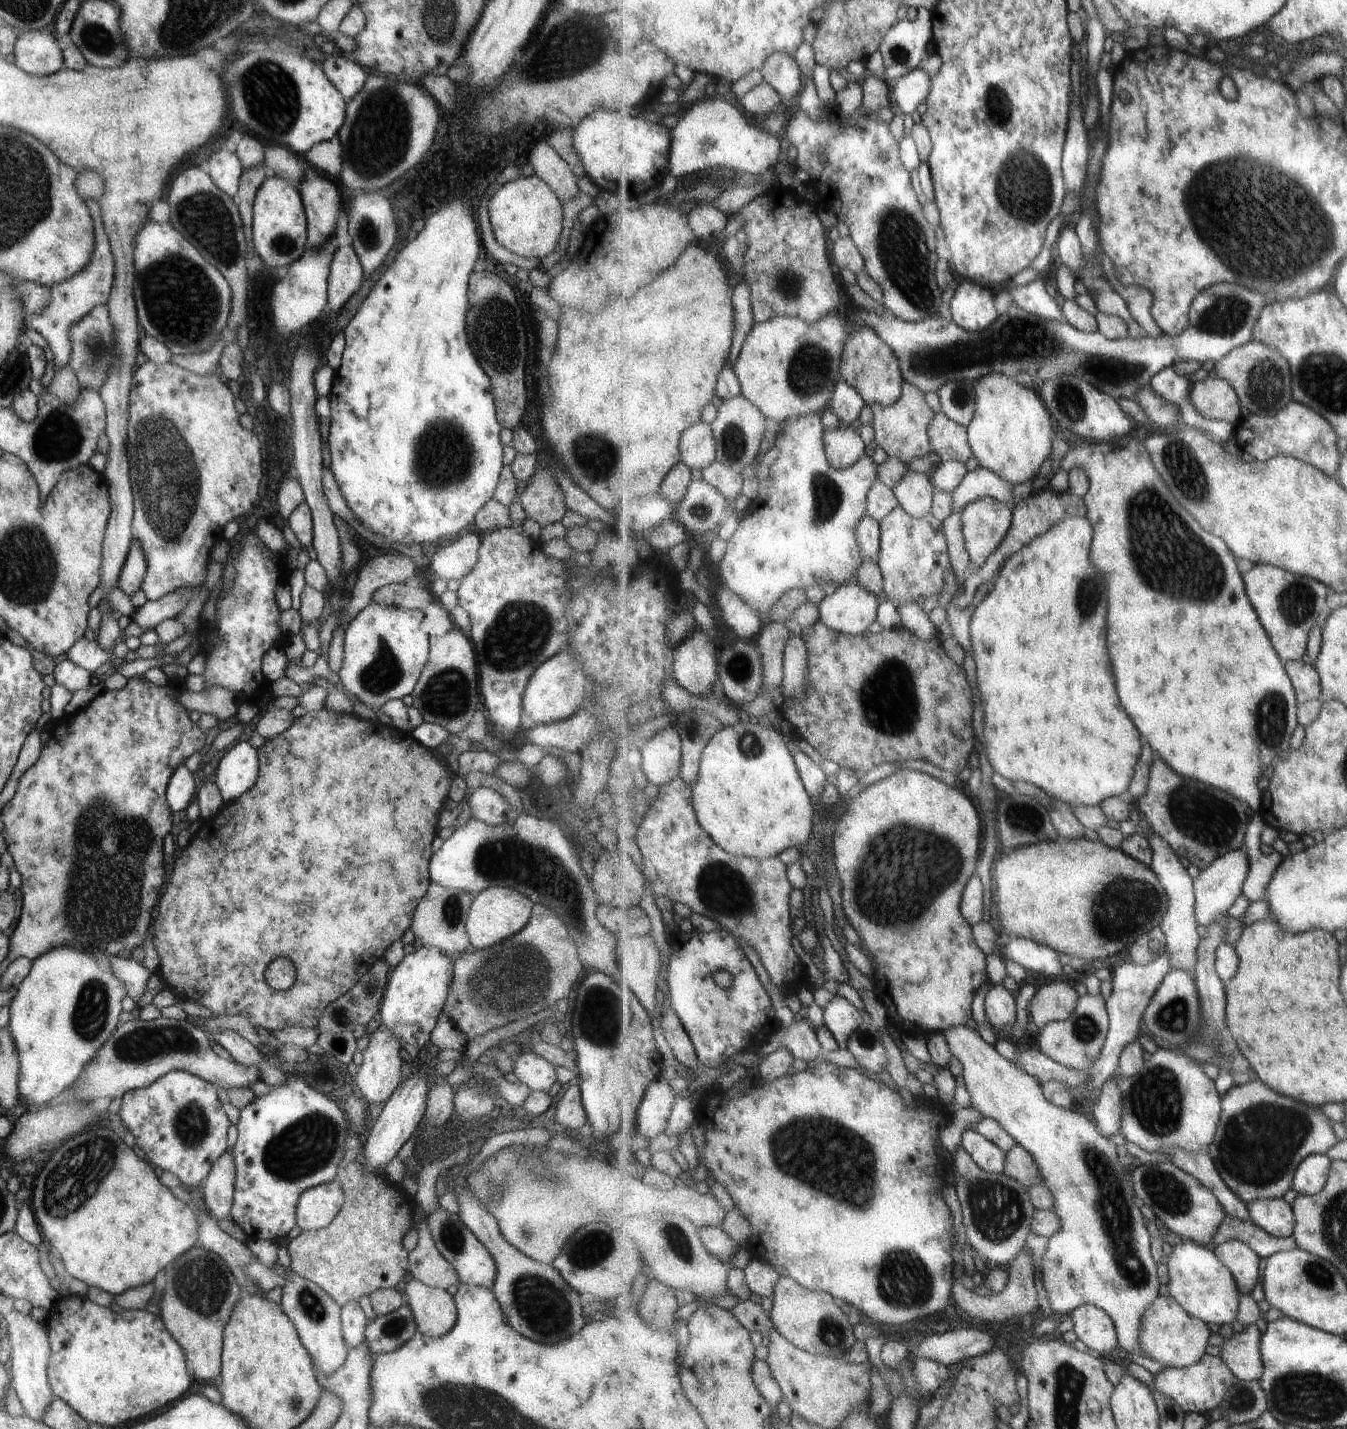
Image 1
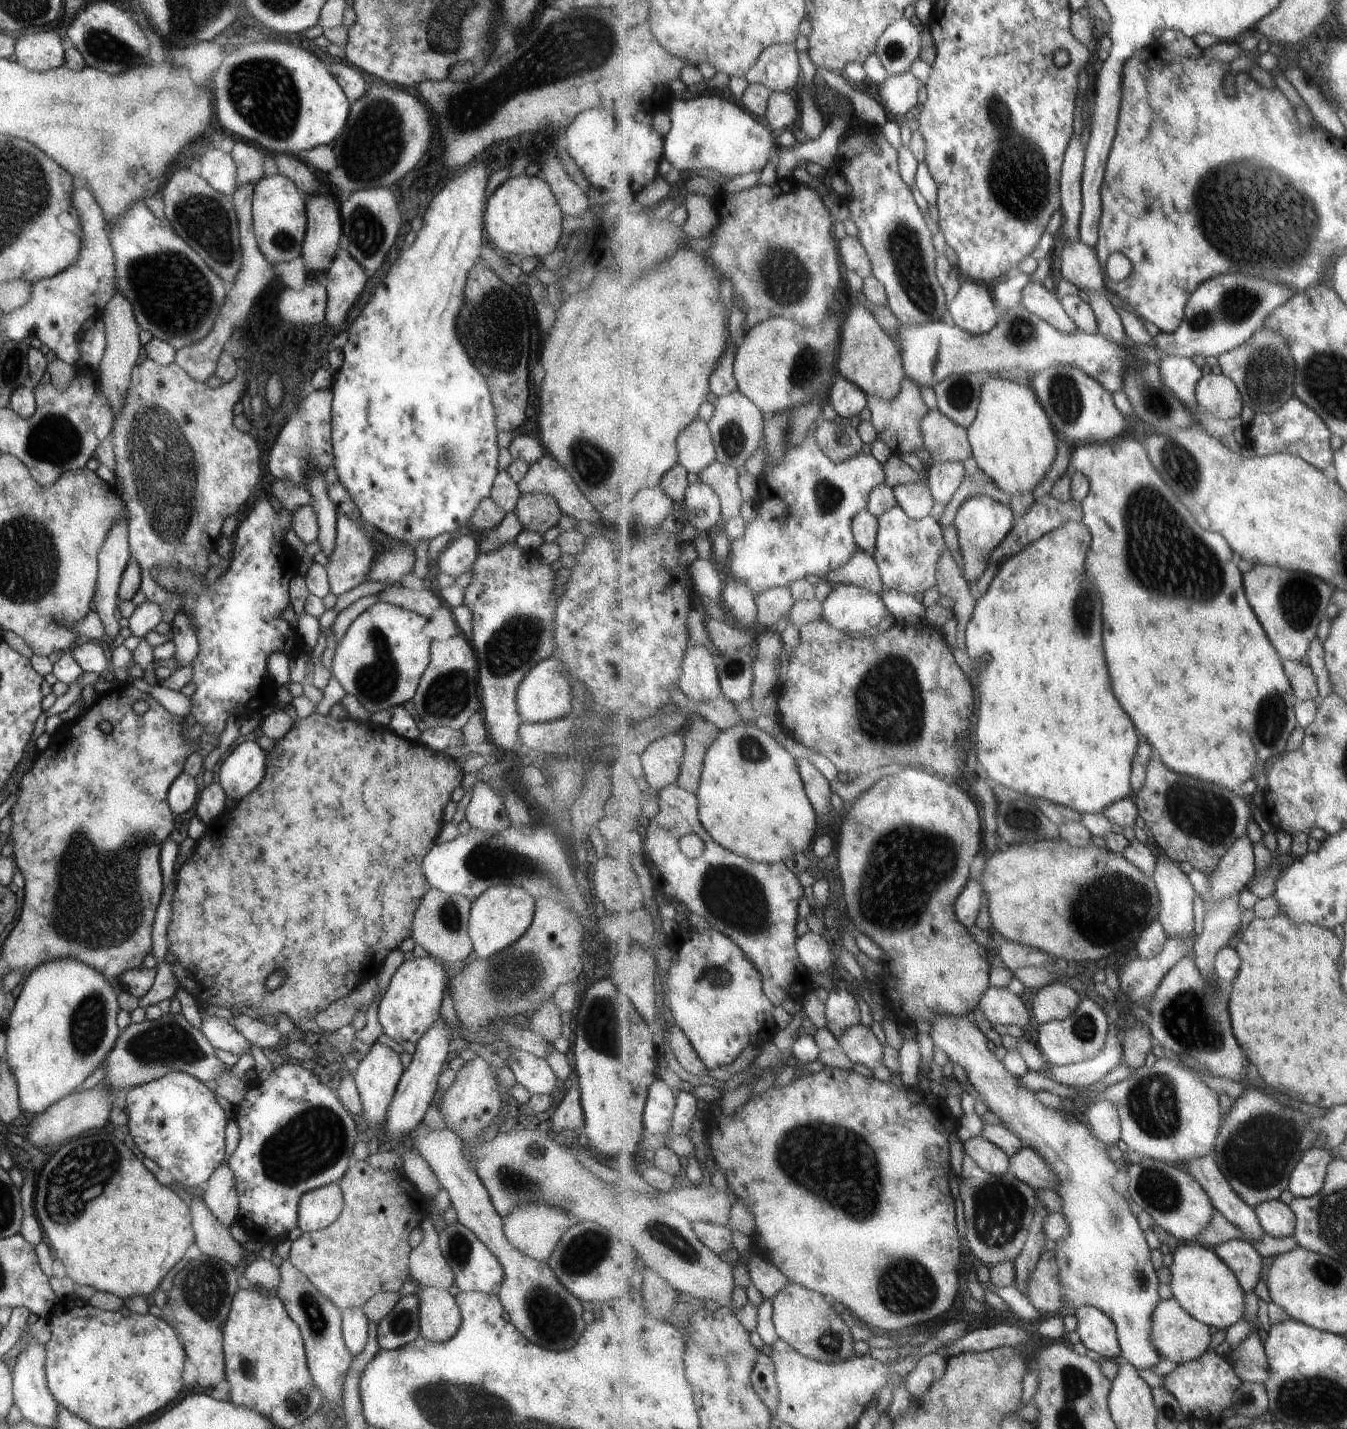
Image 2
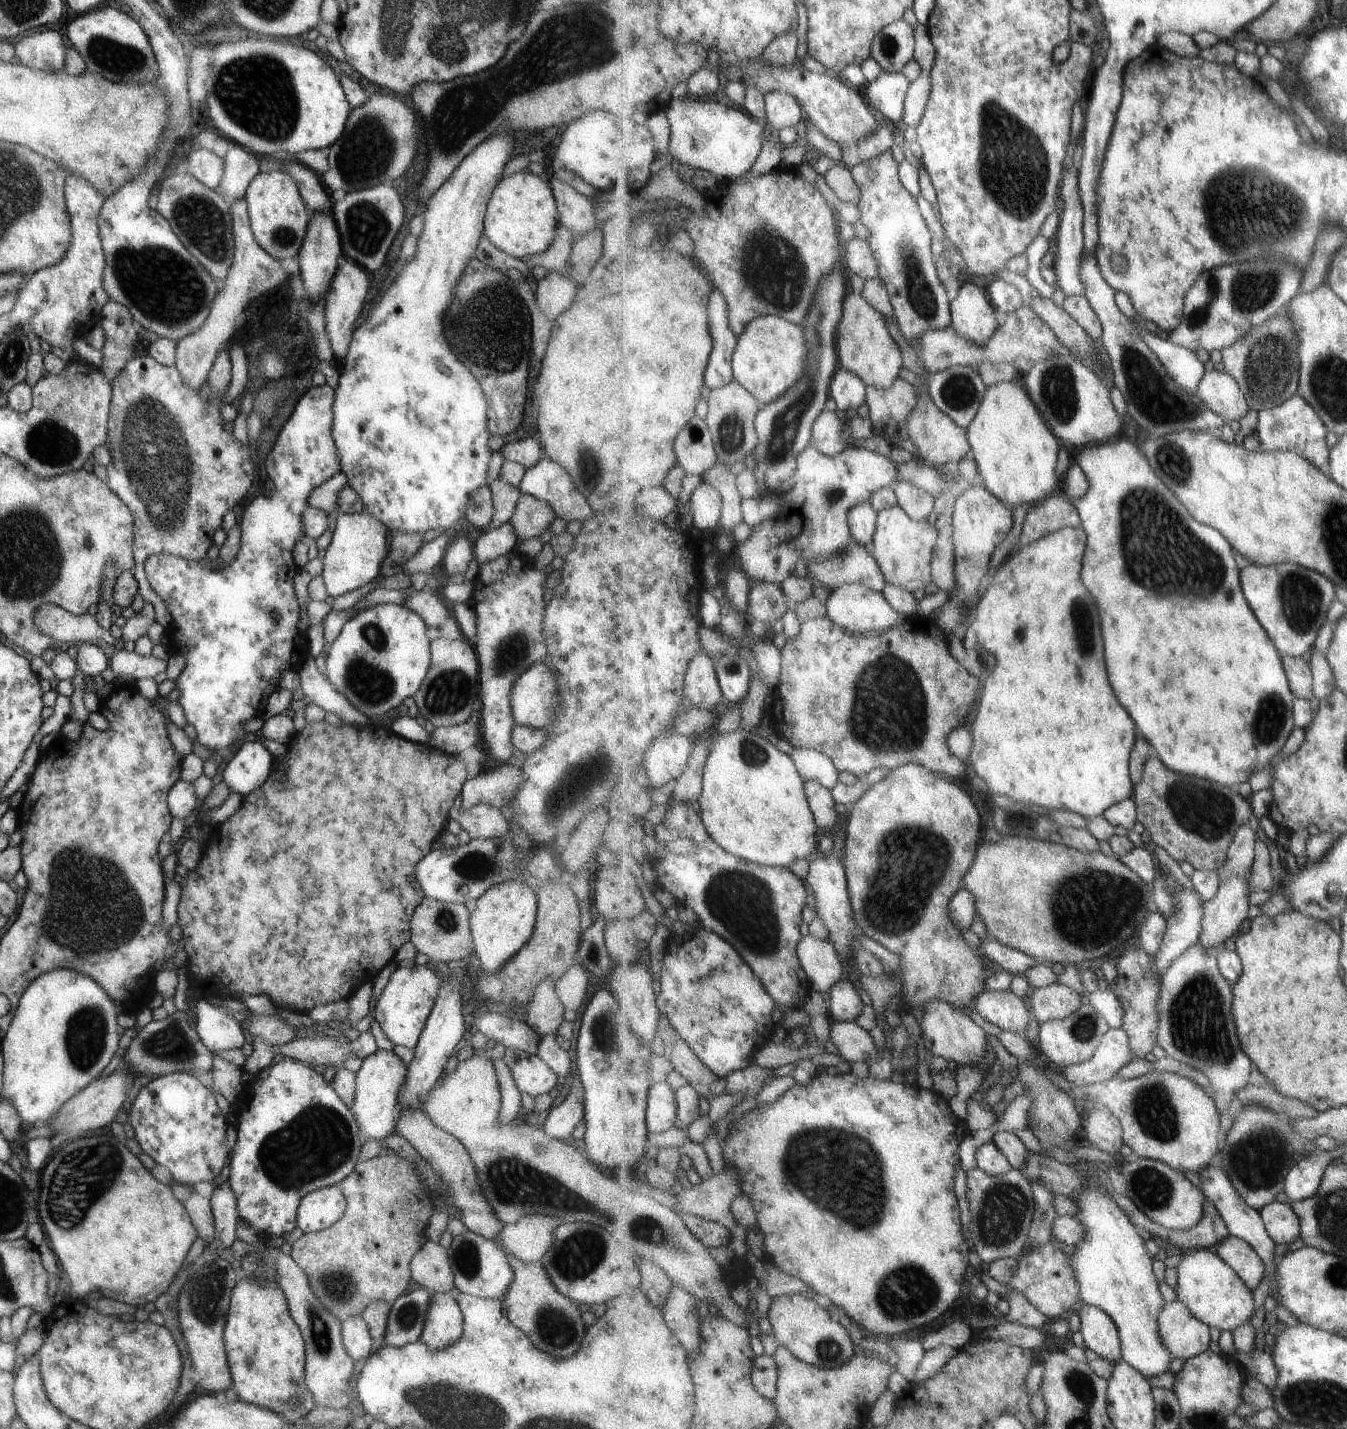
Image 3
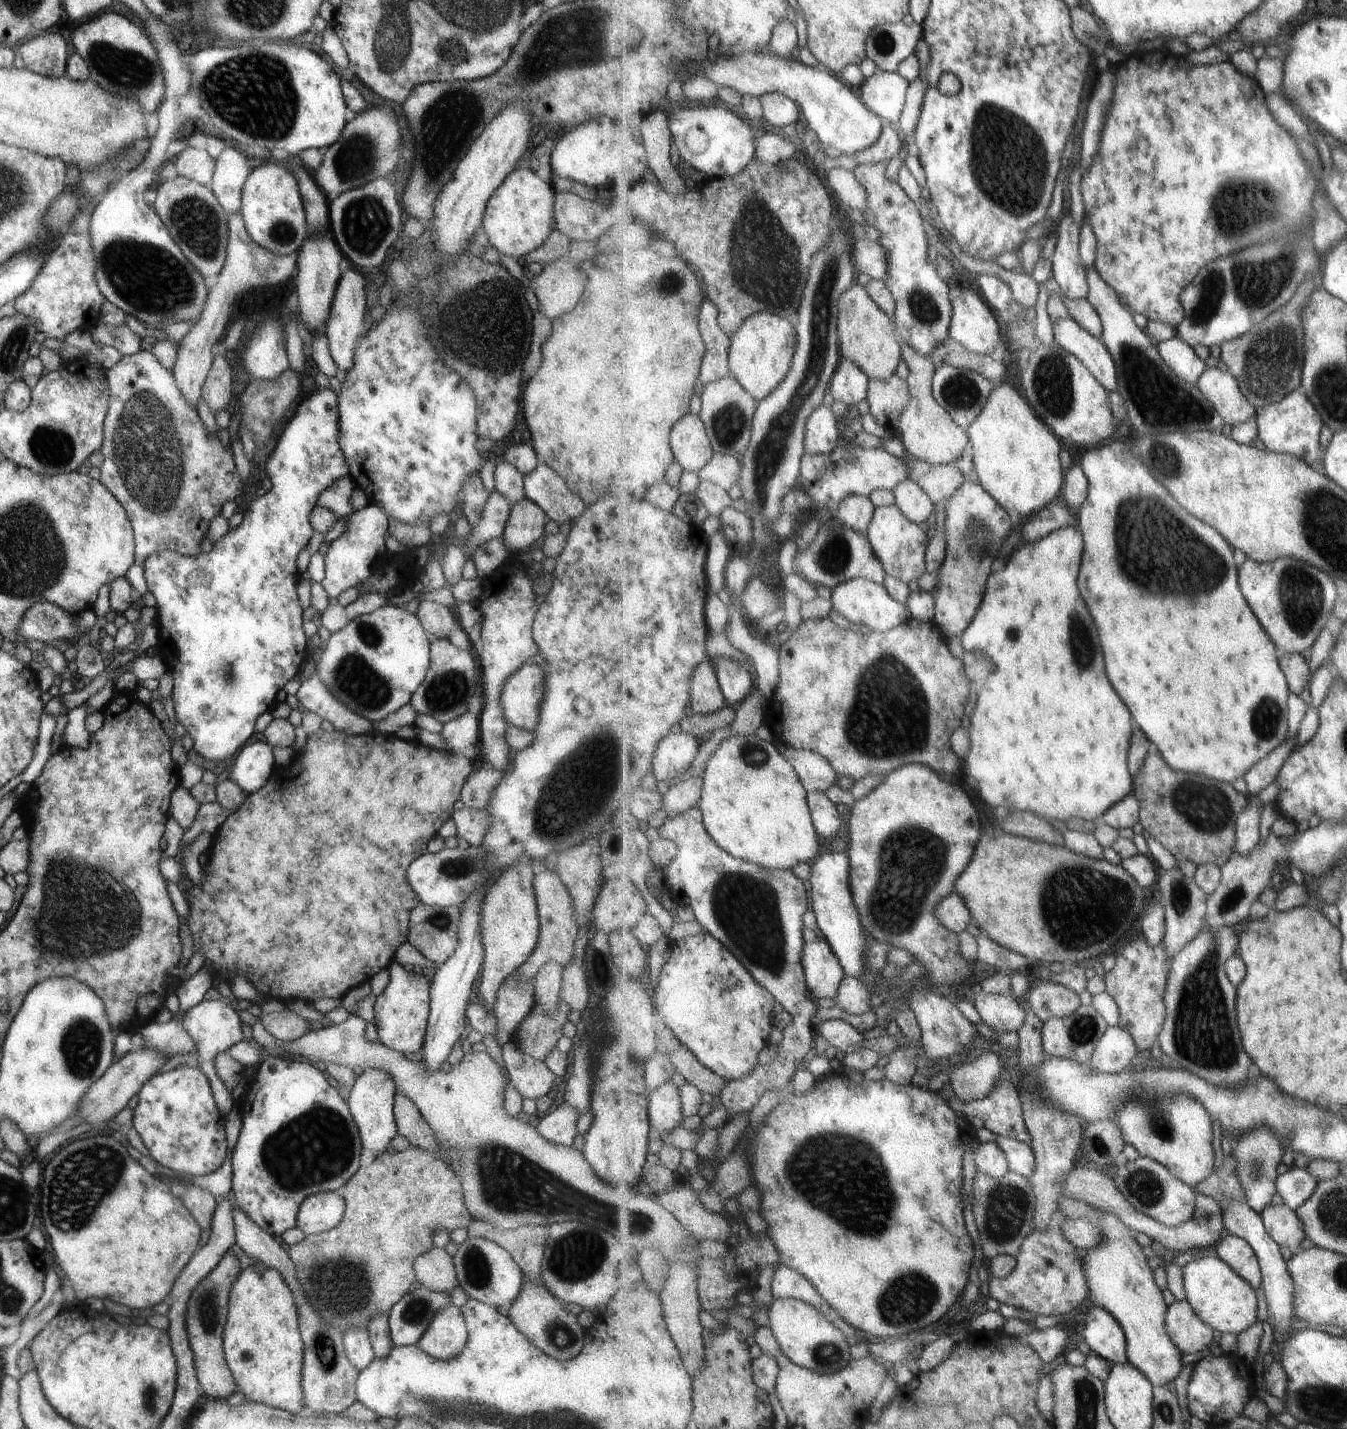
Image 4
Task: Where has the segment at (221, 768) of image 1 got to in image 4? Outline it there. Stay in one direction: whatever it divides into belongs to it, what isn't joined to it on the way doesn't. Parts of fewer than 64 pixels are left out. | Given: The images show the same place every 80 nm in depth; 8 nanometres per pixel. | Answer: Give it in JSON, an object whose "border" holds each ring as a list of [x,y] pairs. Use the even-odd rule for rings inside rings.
{"border":[[[259,738],[241,748],[225,777],[249,795],[265,784],[274,767],[272,748]]]}

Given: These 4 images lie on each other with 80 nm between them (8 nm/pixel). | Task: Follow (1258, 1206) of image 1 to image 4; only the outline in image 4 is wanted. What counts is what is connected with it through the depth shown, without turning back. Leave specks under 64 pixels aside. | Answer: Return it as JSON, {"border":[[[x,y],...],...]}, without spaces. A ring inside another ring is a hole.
{"border":[[[1288,1205],[1269,1206],[1263,1213],[1267,1233],[1279,1246],[1287,1247],[1293,1254],[1300,1252],[1305,1241],[1304,1222]]]}

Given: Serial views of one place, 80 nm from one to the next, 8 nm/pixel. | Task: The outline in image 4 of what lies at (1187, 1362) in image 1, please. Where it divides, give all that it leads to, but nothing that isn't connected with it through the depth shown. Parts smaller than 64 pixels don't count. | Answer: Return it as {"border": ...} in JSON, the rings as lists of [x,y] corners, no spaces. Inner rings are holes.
{"border":[[[1187,1299],[1175,1301],[1170,1306],[1166,1328],[1176,1348],[1185,1355],[1197,1354],[1213,1347],[1215,1330],[1201,1320]]]}

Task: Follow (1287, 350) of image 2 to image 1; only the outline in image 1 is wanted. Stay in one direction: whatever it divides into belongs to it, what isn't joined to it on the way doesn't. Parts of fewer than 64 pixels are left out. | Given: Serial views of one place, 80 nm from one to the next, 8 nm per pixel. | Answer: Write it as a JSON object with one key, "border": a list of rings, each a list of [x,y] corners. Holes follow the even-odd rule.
{"border":[[[1253,340],[1235,348],[1223,360],[1214,363],[1213,369],[1219,378],[1234,386],[1243,408],[1256,415],[1266,417],[1277,414],[1293,400],[1292,370],[1289,361],[1278,349],[1272,349],[1261,341]]]}

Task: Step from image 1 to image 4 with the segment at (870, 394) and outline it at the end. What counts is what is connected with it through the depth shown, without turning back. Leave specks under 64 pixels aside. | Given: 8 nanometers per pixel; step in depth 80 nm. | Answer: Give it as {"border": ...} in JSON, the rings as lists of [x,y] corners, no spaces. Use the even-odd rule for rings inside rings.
{"border":[[[855,283],[841,298],[838,337],[841,359],[855,364],[871,381],[892,380],[903,359],[900,338],[893,318],[873,302],[866,287]]]}

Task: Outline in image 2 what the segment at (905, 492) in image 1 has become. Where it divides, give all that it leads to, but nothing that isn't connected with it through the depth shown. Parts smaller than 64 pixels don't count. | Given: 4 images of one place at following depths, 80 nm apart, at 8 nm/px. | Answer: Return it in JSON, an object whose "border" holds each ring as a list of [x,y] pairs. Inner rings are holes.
{"border":[[[926,482],[900,485],[894,488],[898,506],[912,520],[923,520],[933,513],[936,501]]]}

